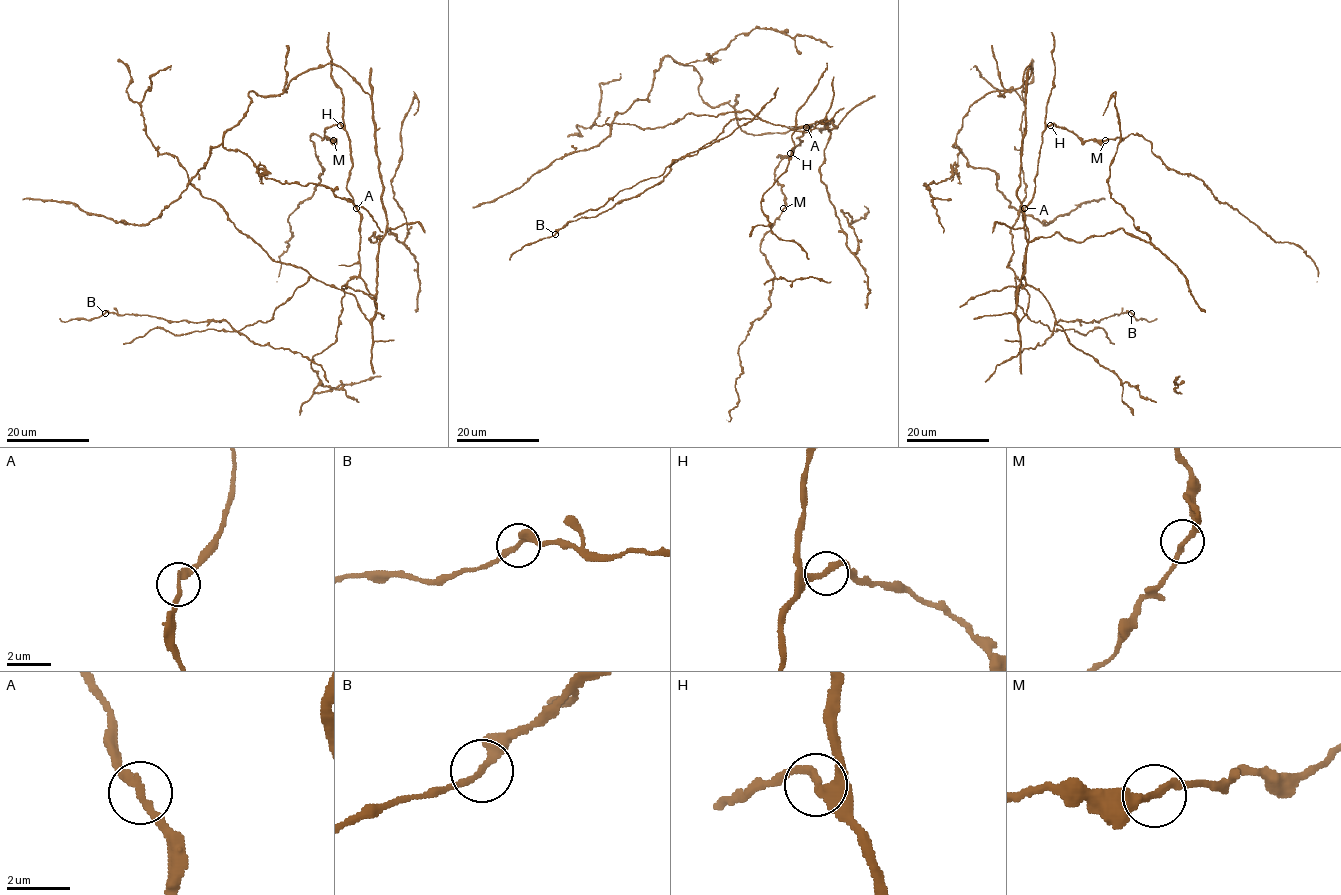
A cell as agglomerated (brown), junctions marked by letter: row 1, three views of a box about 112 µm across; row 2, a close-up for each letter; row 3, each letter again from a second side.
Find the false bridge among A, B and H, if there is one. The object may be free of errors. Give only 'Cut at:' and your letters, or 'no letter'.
Cut at: H

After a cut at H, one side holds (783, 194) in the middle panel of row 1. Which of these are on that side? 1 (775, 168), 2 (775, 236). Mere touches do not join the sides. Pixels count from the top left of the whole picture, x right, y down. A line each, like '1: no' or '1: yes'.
1: yes
2: no

